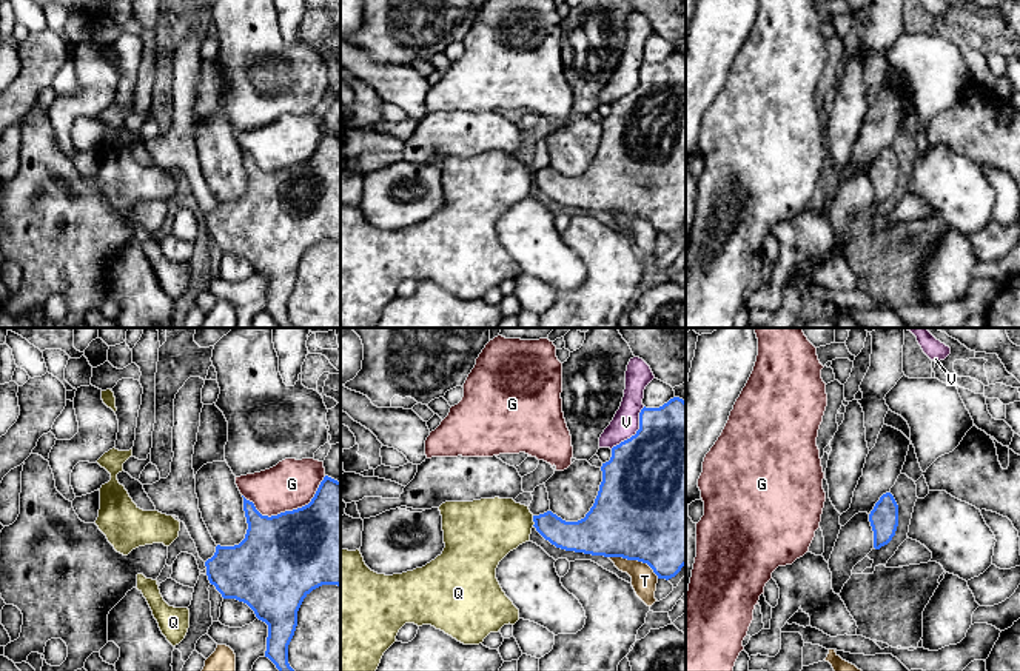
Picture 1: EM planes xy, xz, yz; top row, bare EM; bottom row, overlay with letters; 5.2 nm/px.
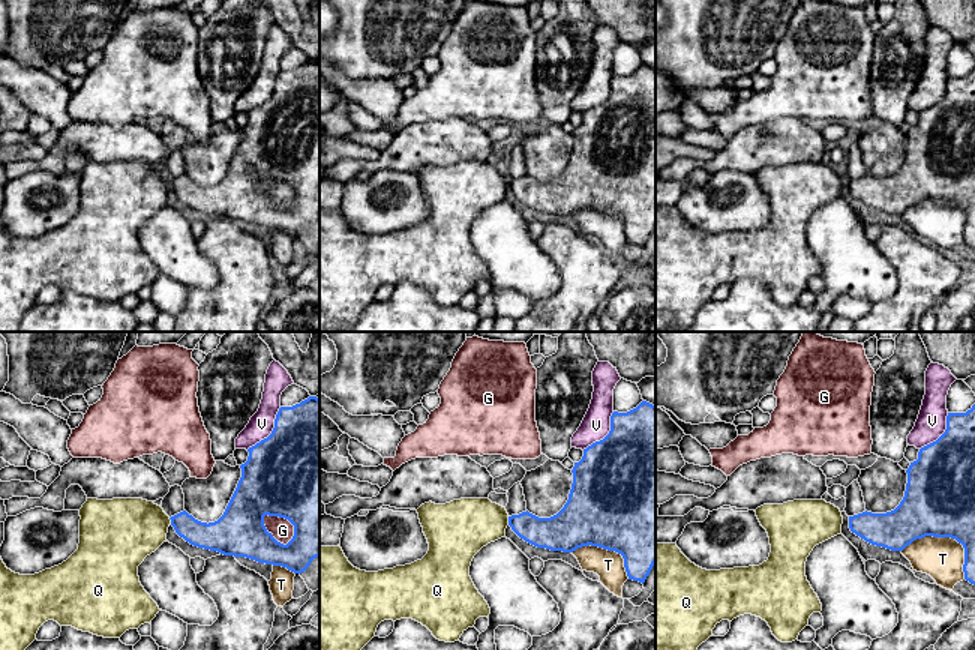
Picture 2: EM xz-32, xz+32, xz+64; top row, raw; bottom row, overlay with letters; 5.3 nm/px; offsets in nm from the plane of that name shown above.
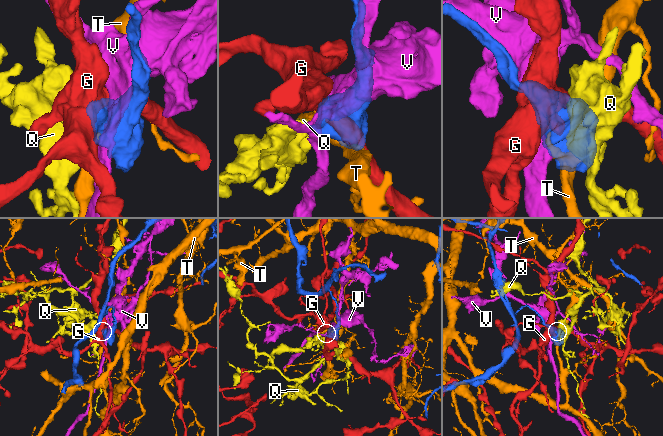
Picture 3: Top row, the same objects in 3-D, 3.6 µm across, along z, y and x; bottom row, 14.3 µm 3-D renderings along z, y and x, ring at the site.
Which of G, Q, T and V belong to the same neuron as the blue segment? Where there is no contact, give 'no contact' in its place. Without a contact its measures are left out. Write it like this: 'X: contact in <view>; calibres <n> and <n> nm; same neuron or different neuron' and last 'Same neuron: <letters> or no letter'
G: contact in xy; calibres 460 and 260 nm; different neuron
Q: contact in xz; calibres 160 and 320 nm; different neuron
T: contact in xz; calibres 500 and 130 nm; different neuron
V: contact in xz; calibres 500 and 140 nm; different neuron
Same neuron: no letter

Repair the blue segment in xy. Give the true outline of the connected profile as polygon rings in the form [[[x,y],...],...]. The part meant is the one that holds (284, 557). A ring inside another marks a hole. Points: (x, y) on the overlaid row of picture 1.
[[[325,476],[311,502],[302,508],[277,516],[262,516],[253,502],[243,497],[243,511],[248,523],[245,539],[234,546],[216,546],[216,552],[205,562],[211,585],[223,599],[247,603],[256,617],[268,625],[267,651],[279,671],[294,671],[288,663],[288,645],[297,626],[297,611],[304,599],[322,585],[341,586],[341,482]]]

